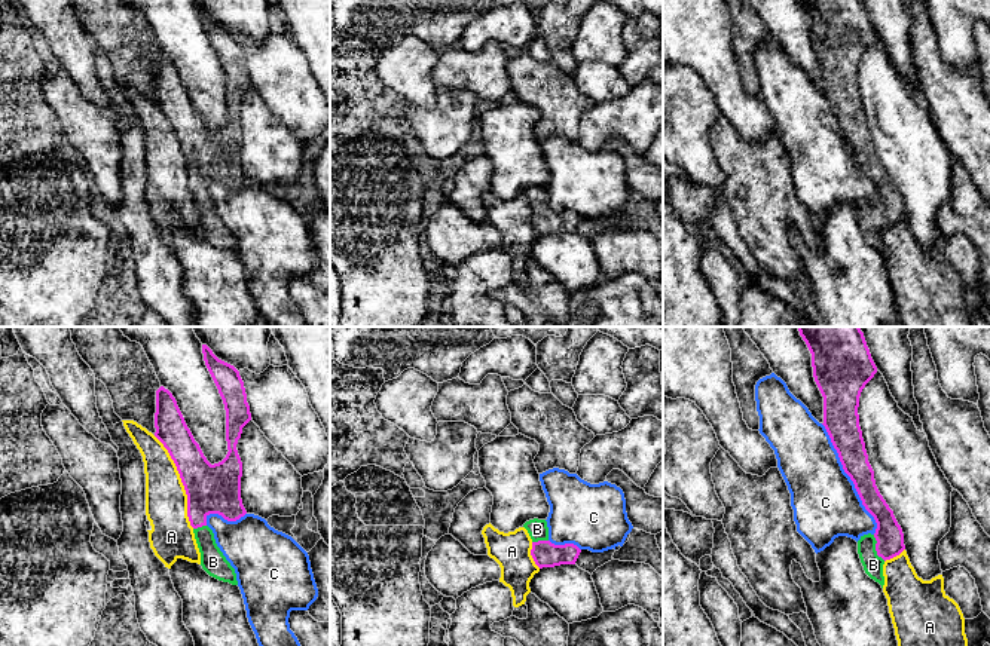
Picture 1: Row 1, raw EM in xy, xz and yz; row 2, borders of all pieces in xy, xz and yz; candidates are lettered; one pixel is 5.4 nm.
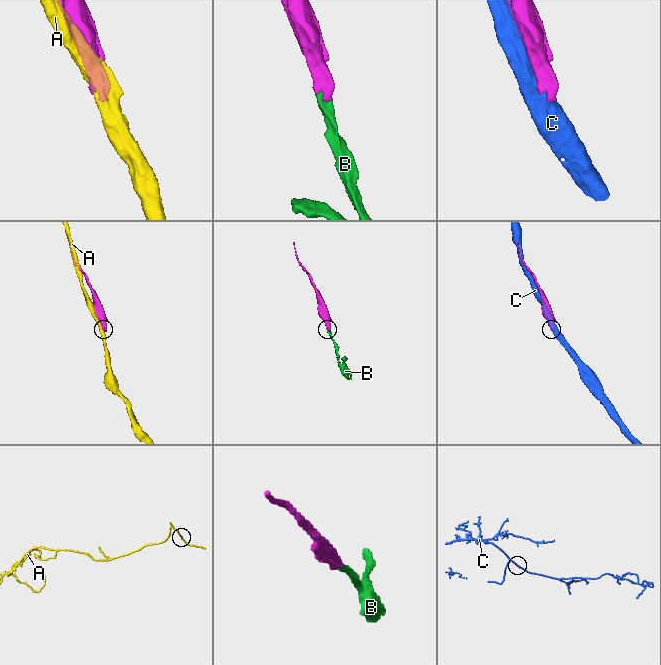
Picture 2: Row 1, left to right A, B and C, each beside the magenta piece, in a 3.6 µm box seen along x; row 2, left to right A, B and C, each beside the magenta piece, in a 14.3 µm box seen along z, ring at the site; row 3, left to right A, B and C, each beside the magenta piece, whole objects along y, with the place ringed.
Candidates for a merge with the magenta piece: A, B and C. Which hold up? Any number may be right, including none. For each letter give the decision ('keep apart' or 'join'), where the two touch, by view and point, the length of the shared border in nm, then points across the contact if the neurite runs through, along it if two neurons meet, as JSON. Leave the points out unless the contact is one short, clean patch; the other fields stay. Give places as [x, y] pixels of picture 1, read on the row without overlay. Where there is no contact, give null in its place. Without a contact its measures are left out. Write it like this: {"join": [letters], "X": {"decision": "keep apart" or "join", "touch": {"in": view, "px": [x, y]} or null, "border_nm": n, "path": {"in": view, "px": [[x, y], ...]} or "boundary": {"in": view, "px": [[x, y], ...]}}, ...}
{"join": ["B"], "A": {"decision": "keep apart", "touch": {"in": "xy", "px": [182, 149]}, "border_nm": 550}, "B": {"decision": "join", "touch": {"in": "yz", "px": [876, 216]}, "border_nm": 160, "path": {"in": "yz", "px": [[889, 204], [876, 216], [873, 232]]}}, "C": {"decision": "keep apart", "touch": {"in": "yz", "px": [851, 146]}, "border_nm": 650}}

